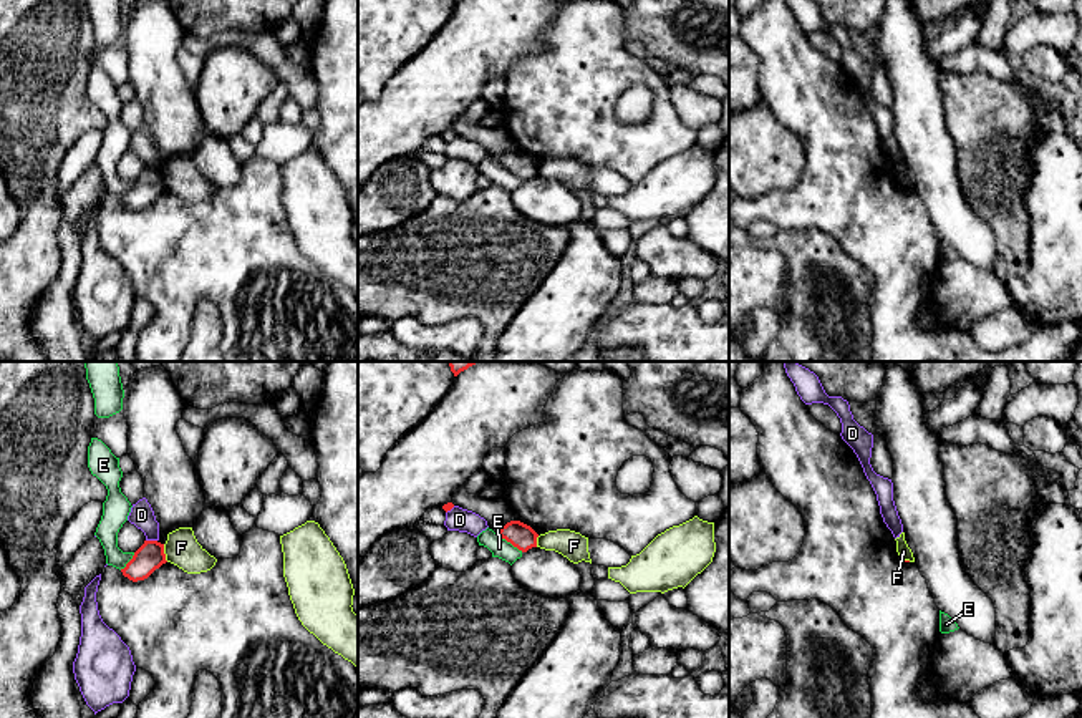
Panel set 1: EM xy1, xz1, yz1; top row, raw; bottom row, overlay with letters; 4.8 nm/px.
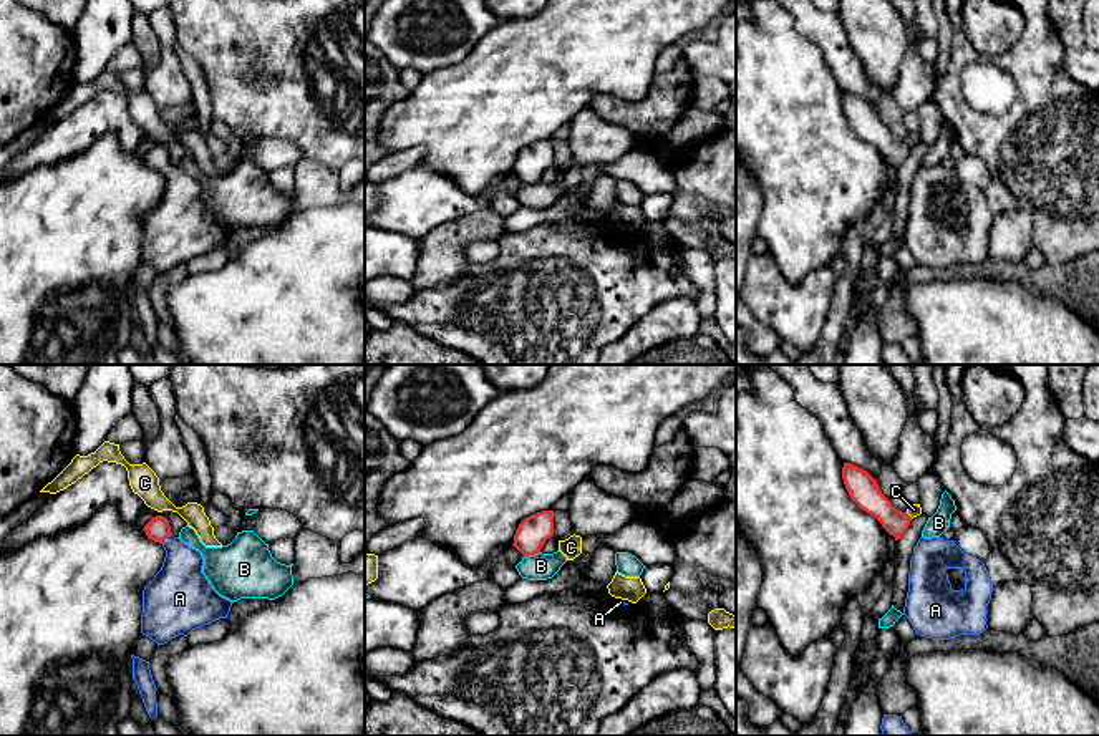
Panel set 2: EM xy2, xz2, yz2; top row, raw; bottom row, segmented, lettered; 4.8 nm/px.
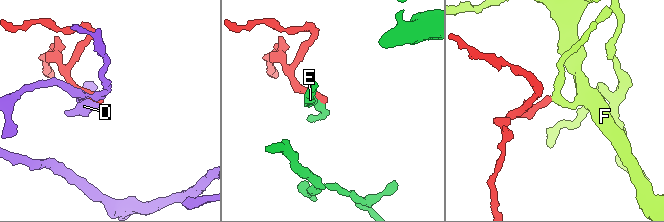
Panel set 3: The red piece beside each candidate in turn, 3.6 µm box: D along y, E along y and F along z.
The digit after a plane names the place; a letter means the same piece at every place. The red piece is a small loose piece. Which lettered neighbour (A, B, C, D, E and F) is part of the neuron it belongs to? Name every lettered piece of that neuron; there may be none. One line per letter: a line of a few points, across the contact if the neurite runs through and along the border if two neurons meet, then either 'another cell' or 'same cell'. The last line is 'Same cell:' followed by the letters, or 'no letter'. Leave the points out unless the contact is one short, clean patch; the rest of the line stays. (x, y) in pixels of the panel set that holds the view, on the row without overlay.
A: line xy2 (158, 156), (166, 164), (179, 184), (179, 214); same cell
B: line xz2 (539, 179), (524, 186); another cell
C: line yz2 (905, 141), (912, 146); another cell
D: another cell
E: line xz1 (497, 161), (522, 179); another cell
F: line xy1 (163, 173), (168, 189); another cell
Same cell: A

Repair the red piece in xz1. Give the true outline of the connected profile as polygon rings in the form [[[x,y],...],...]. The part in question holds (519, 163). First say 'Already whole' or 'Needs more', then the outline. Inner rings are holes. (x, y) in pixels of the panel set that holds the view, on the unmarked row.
Already whole. [[[520,149],[507,151],[497,163],[522,181],[537,176],[539,163]]]

